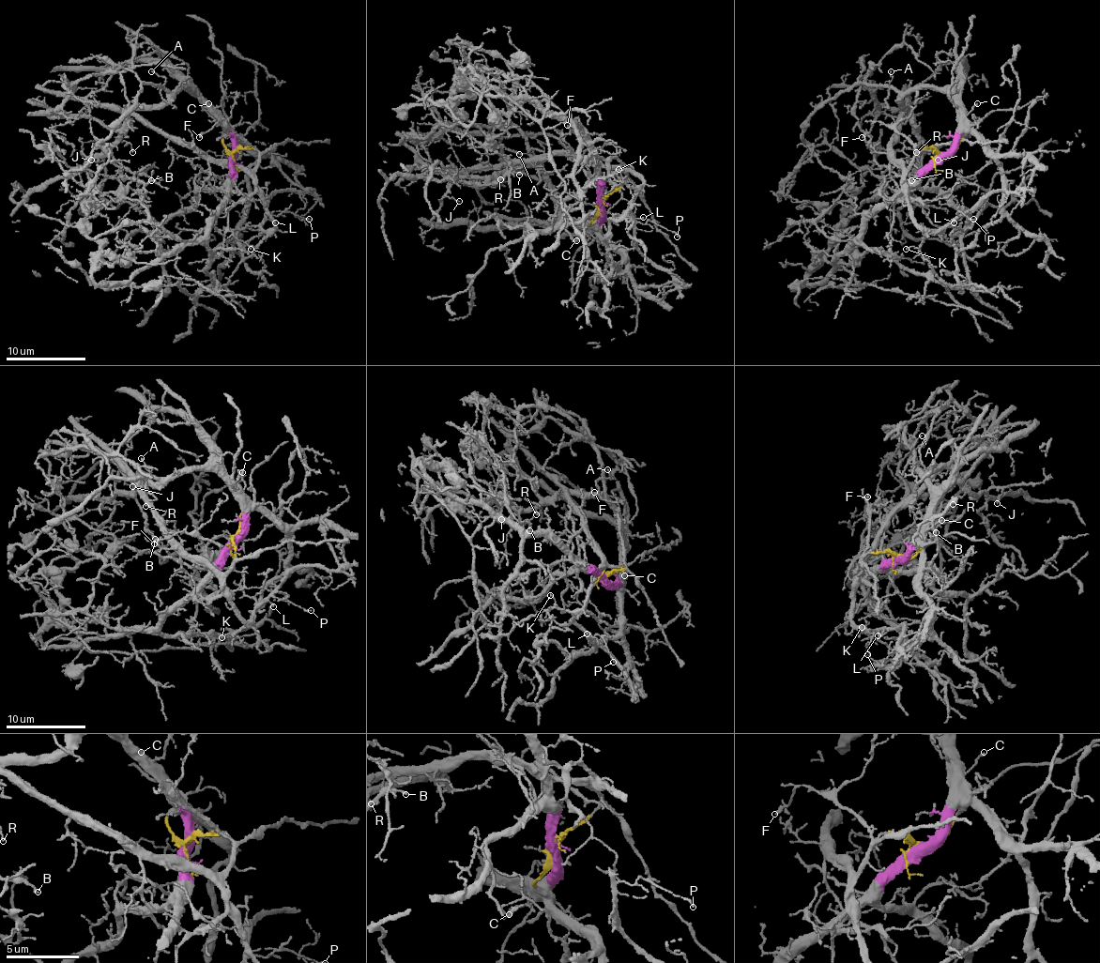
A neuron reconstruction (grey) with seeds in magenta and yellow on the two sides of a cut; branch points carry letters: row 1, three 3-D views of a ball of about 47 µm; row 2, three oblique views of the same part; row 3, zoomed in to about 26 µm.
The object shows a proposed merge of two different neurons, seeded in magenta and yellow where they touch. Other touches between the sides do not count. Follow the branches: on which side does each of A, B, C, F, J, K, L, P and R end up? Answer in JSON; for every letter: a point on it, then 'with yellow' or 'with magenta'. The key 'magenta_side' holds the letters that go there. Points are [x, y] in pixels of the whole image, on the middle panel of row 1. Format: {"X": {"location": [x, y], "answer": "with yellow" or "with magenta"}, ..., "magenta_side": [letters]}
{"A": {"location": [519, 154], "answer": "with magenta"}, "B": {"location": [519, 175], "answer": "with magenta"}, "C": {"location": [576, 240], "answer": "with magenta"}, "F": {"location": [567, 125], "answer": "with yellow"}, "J": {"location": [459, 201], "answer": "with magenta"}, "K": {"location": [618, 169], "answer": "with yellow"}, "L": {"location": [643, 217], "answer": "with yellow"}, "P": {"location": [677, 236], "answer": "with yellow"}, "R": {"location": [500, 179], "answer": "with magenta"}, "magenta_side": ["A", "B", "C", "J", "R"]}

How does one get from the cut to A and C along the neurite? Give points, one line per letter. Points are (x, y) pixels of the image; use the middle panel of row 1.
A: (600, 205), (596, 221), (572, 219), (557, 203), (550, 178), (538, 167), (534, 155), (520, 155)
C: (600, 205), (598, 219), (575, 240)

